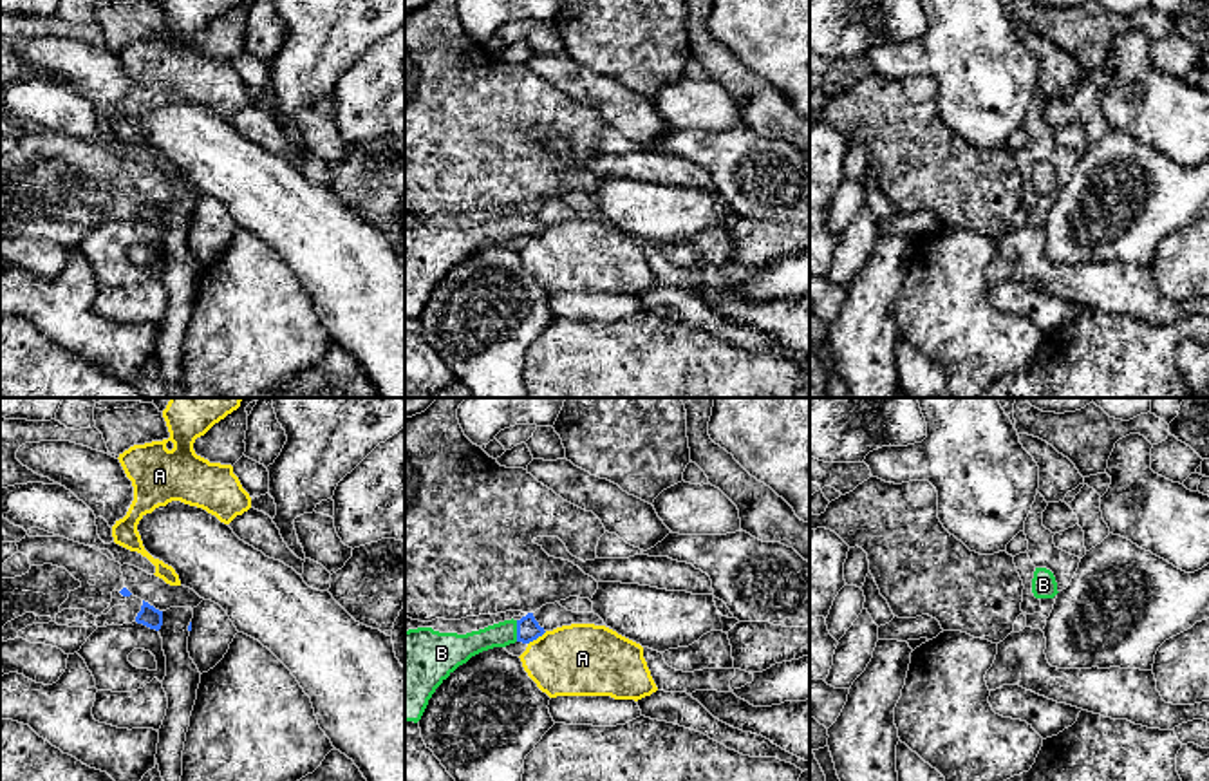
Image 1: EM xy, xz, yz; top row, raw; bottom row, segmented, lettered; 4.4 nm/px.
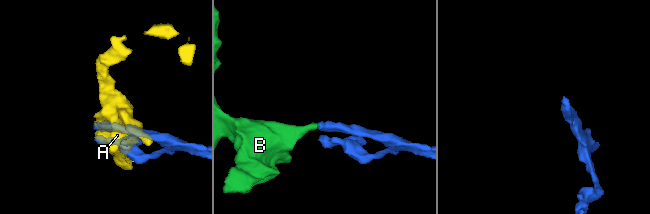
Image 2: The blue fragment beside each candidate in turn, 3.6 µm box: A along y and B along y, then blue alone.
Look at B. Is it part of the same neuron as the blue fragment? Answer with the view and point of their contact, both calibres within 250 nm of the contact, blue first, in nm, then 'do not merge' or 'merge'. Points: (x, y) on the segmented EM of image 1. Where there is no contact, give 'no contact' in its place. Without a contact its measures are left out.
meets blue in xz at (517, 631); 110 nm thick on the blue side, 110 nm on the other; merge

